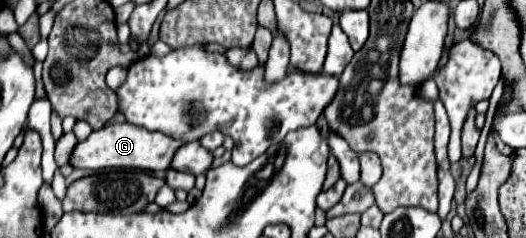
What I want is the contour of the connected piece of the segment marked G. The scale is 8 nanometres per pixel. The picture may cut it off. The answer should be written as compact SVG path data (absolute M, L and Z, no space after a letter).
M111 123L99 131L93 131L85 141L79 141L71 151L69 165L81 169L105 169L105 167L129 167L129 169L145 169L145 171L165 171L179 149L181 141L167 137L163 133L151 133L143 127L127 125L127 123Z

